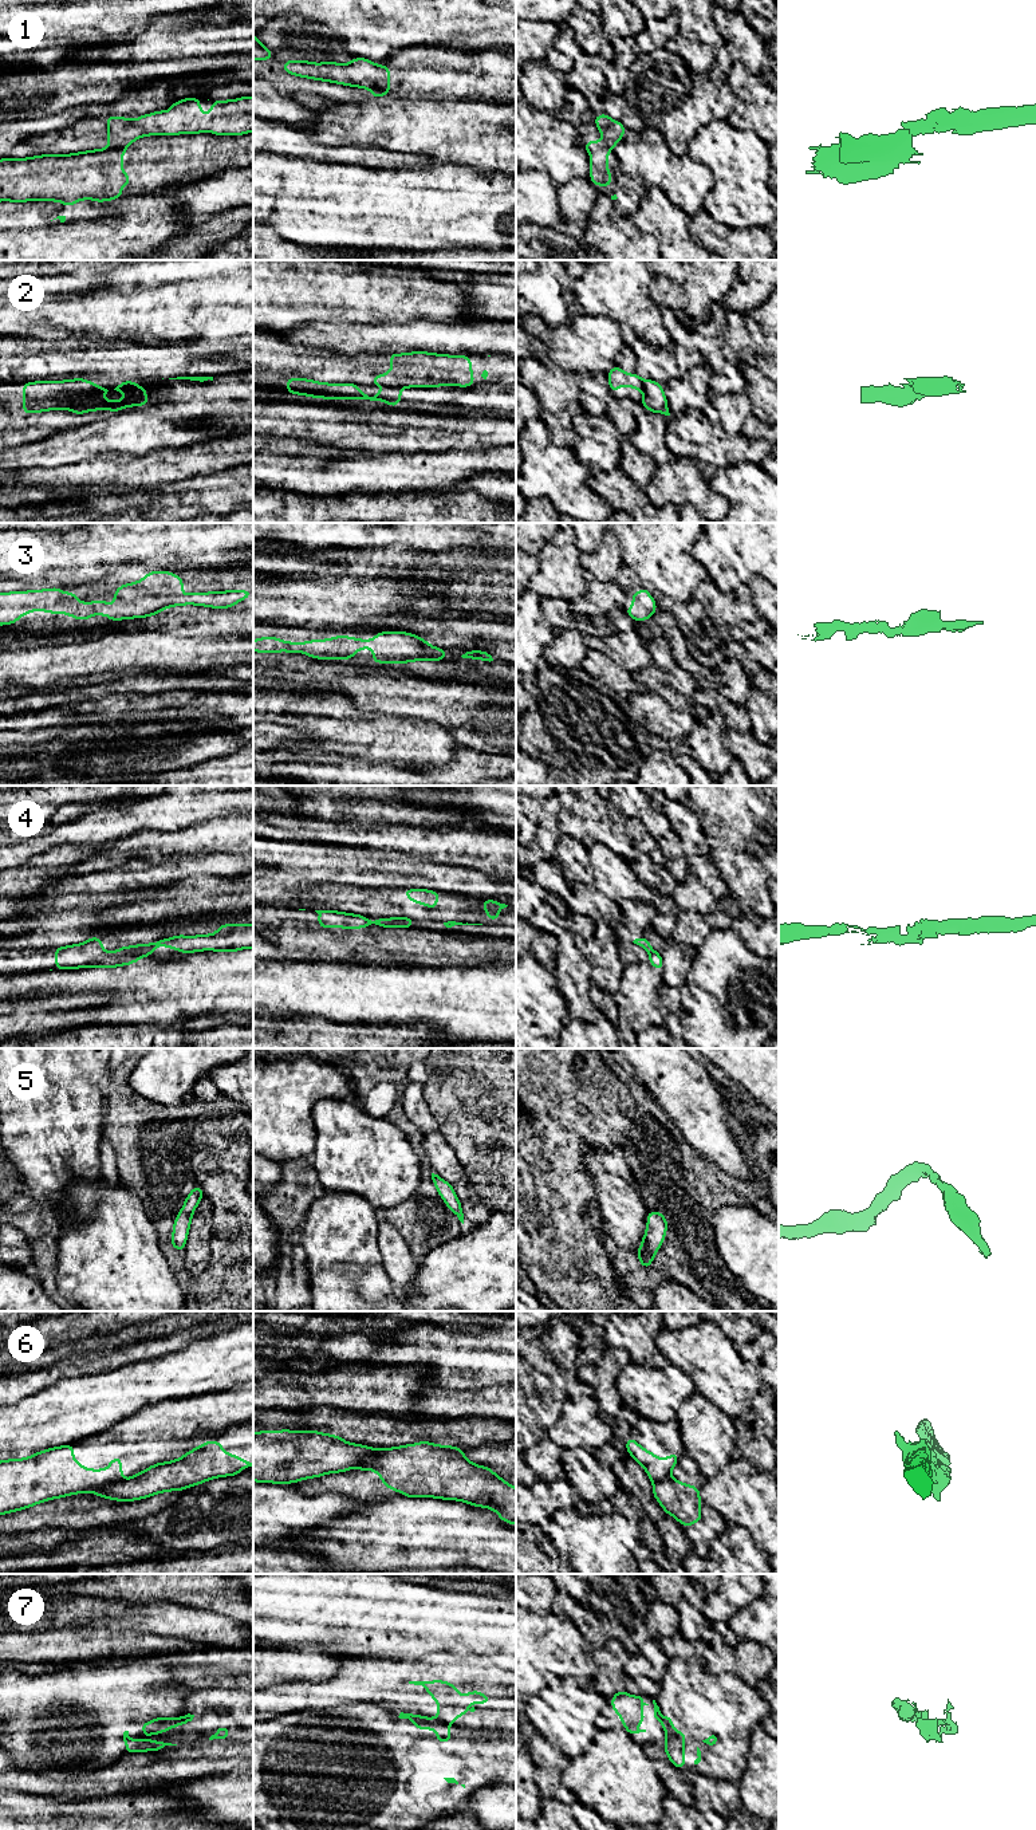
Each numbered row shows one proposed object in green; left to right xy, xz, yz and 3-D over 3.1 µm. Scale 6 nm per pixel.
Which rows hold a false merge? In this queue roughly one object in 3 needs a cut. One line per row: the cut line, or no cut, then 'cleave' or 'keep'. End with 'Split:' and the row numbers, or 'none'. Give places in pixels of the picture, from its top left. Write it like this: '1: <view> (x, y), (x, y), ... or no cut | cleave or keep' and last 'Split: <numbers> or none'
1: xy (126, 145), (110, 148) | cleave
2: xy (138, 386), (134, 394), (141, 398) | cleave
3: no cut | keep
4: xy (118, 949), (149, 953) | cleave
5: no cut | keep
6: xy (121, 1479), (93, 1491) | cleave
7: xz (428, 1718), (445, 1724) | cleave
Split: 1, 2, 4, 6, 7

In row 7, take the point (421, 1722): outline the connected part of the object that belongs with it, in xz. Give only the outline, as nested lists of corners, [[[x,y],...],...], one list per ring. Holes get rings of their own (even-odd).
[[[401,1712],[398,1717],[414,1721],[414,1729],[436,1729],[438,1743],[449,1743],[449,1740],[454,1736],[449,1733],[449,1728],[446,1724],[433,1721],[429,1717],[421,1715]]]

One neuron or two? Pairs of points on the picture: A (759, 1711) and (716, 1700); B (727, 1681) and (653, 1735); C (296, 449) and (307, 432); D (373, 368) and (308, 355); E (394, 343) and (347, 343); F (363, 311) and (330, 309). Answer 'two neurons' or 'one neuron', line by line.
A: one neuron
B: two neurons
C: two neurons
D: one neuron
E: one neuron
F: one neuron

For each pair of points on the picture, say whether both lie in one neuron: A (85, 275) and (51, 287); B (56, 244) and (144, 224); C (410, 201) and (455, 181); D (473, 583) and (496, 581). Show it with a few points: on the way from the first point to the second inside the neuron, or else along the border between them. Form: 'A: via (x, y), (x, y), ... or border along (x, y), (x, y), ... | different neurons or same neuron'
A: via (77, 282), (59, 284) | same neuron
B: via (78, 244), (106, 244), (122, 233) | same neuron
C: via (421, 201), (434, 201), (444, 192) | same neuron
D: via (479, 583), (491, 581) | same neuron

